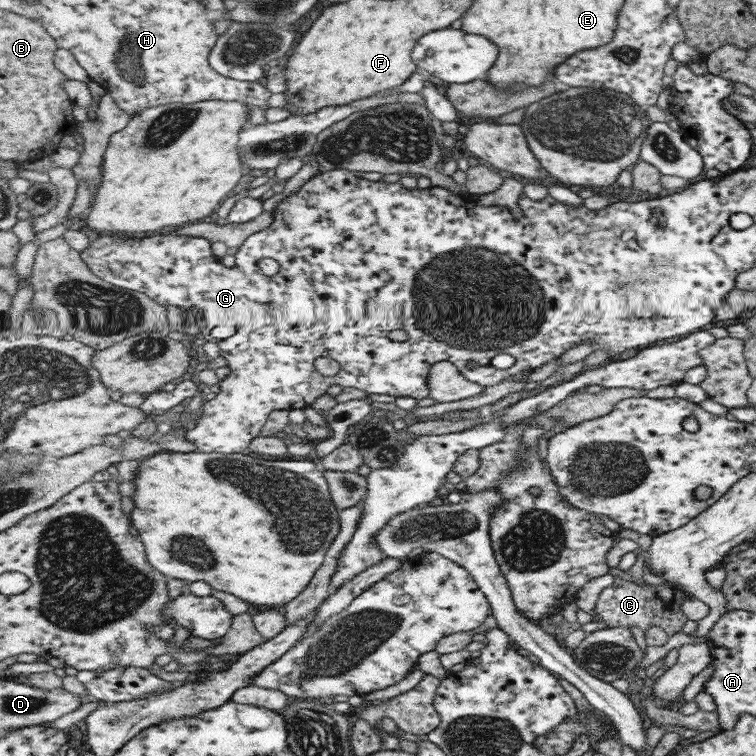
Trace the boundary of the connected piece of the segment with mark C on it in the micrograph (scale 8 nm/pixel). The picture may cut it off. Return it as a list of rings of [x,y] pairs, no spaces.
[[[621,579],[601,591],[596,604],[596,614],[606,627],[635,626],[645,632],[650,626],[659,626],[670,636],[679,632],[681,626],[687,622],[680,608],[681,604],[690,598],[681,587],[669,582],[639,585]]]

